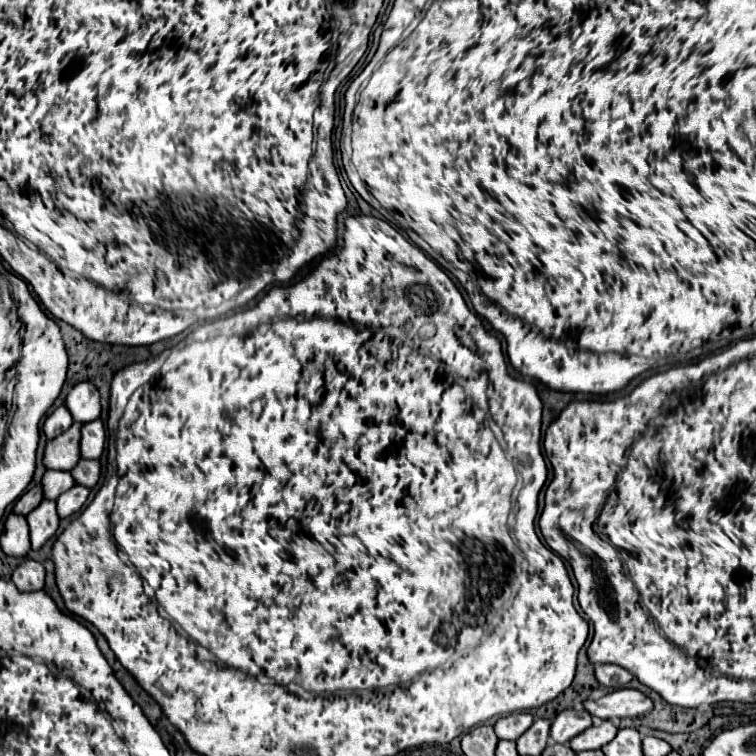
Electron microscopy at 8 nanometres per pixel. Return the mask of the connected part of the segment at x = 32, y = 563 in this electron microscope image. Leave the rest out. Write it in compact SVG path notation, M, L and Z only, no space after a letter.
M24 560L14 572L12 582L20 592L34 592L42 590L44 586L44 566L36 560Z

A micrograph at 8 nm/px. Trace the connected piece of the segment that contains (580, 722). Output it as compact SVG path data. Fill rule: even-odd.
M564 710L556 714L552 726L550 726L550 736L558 744L570 742L574 736L584 732L592 724L592 716L586 710Z

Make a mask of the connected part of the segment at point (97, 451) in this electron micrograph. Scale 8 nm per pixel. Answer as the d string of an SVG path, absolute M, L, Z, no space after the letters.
M94 420L82 426L80 430L80 458L98 460L104 452L104 424L102 420Z

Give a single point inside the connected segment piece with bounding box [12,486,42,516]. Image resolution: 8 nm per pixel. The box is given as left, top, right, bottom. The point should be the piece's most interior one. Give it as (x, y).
(33, 497)

